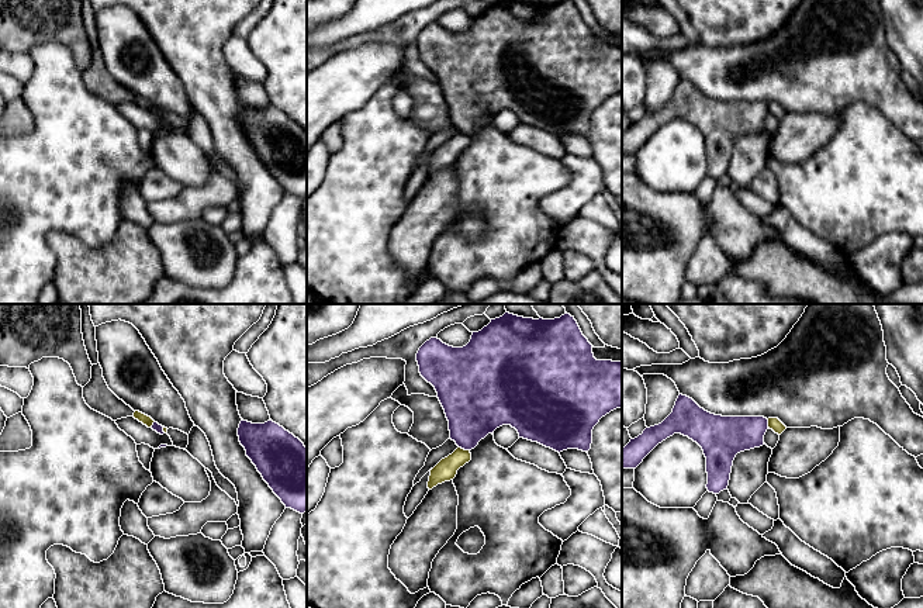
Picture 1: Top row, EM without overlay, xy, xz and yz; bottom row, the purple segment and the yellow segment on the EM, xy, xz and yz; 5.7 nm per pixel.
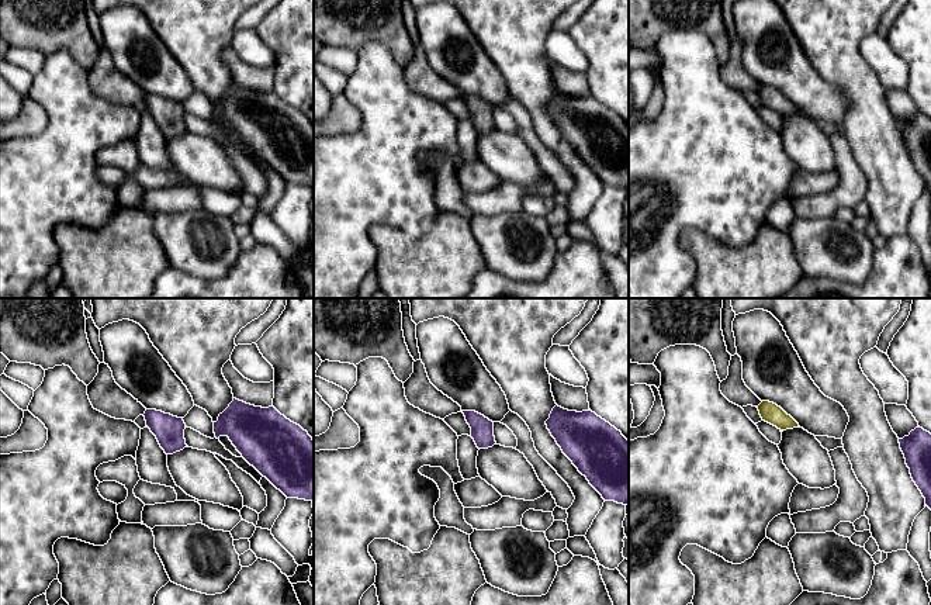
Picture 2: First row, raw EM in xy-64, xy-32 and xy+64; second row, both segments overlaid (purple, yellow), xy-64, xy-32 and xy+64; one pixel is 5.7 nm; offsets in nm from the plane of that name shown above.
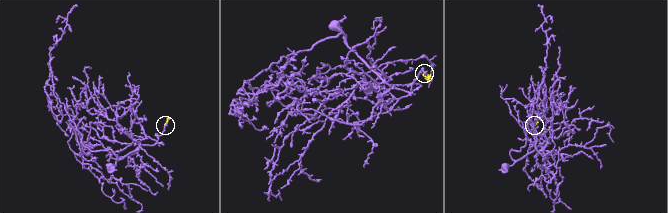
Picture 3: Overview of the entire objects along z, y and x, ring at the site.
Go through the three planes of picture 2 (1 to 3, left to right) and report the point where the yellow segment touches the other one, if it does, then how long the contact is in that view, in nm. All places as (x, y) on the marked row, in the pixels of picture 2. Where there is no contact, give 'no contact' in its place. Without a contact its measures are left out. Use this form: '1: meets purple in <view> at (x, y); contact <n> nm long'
1: no contact
2: no contact
3: no contact

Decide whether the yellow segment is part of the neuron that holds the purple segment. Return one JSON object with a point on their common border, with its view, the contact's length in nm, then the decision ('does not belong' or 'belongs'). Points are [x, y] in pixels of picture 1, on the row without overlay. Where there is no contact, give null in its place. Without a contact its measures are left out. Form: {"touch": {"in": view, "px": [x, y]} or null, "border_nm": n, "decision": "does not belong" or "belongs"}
{"touch": {"in": "xz", "px": [465, 134]}, "border_nm": 70, "decision": "does not belong"}

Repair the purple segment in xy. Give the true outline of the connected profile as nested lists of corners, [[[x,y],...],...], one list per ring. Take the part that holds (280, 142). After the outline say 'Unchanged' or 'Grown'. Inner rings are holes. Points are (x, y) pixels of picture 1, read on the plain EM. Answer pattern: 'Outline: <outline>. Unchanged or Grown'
Outline: [[[272,104],[265,108],[241,106],[241,129],[263,165],[286,193],[307,197],[307,132]]]. Unchanged

